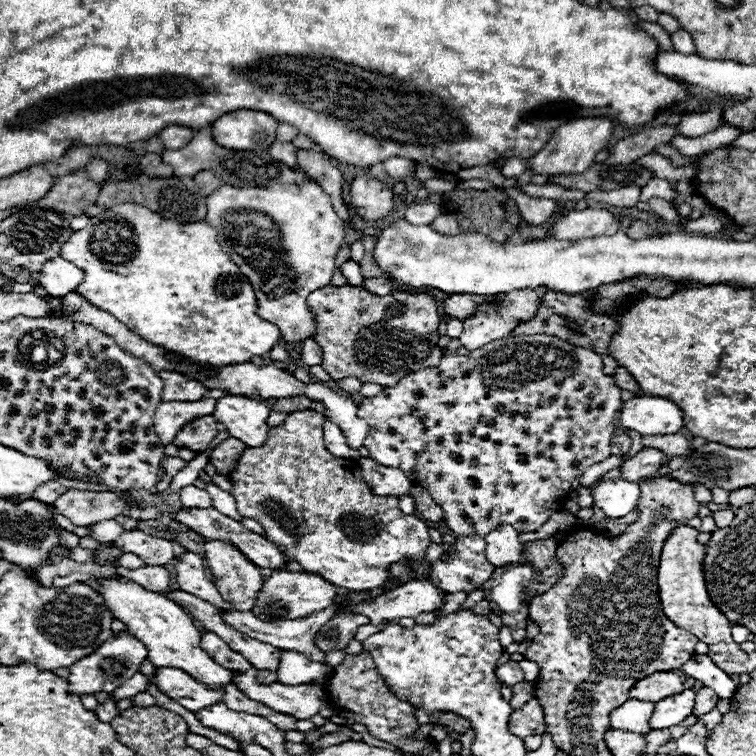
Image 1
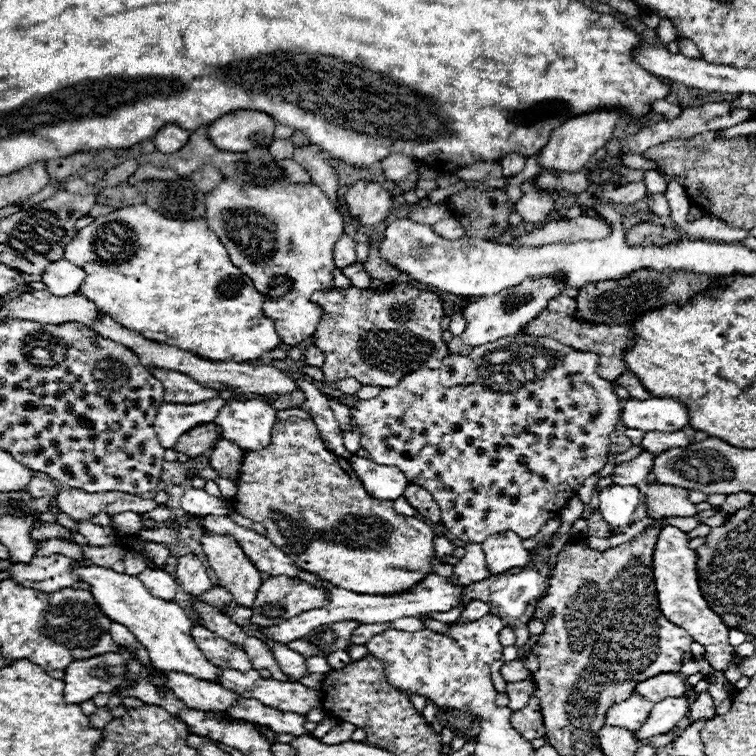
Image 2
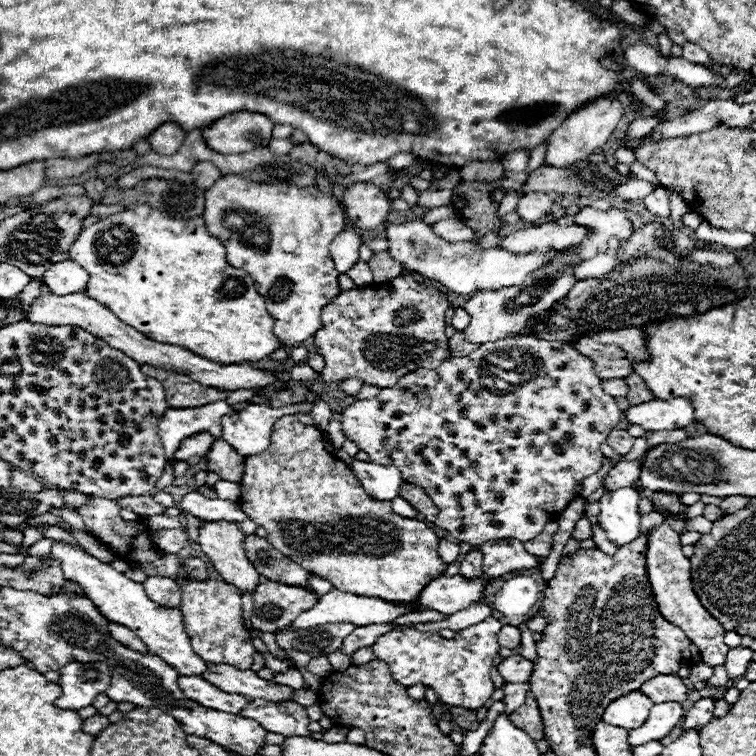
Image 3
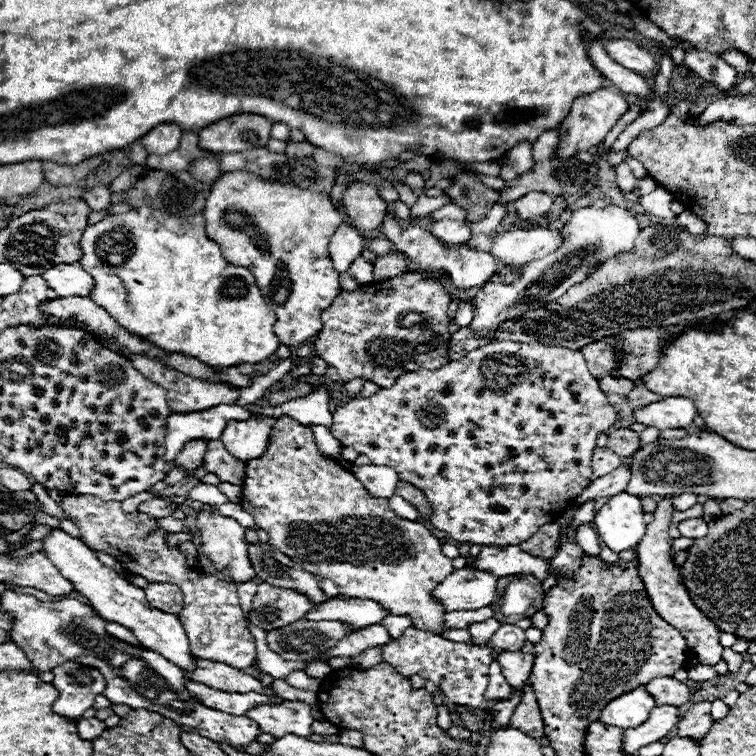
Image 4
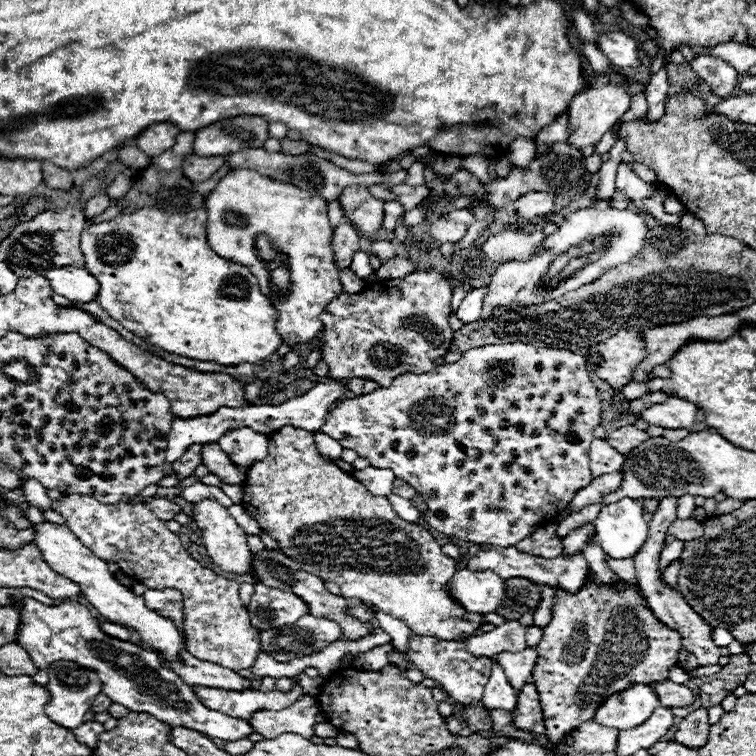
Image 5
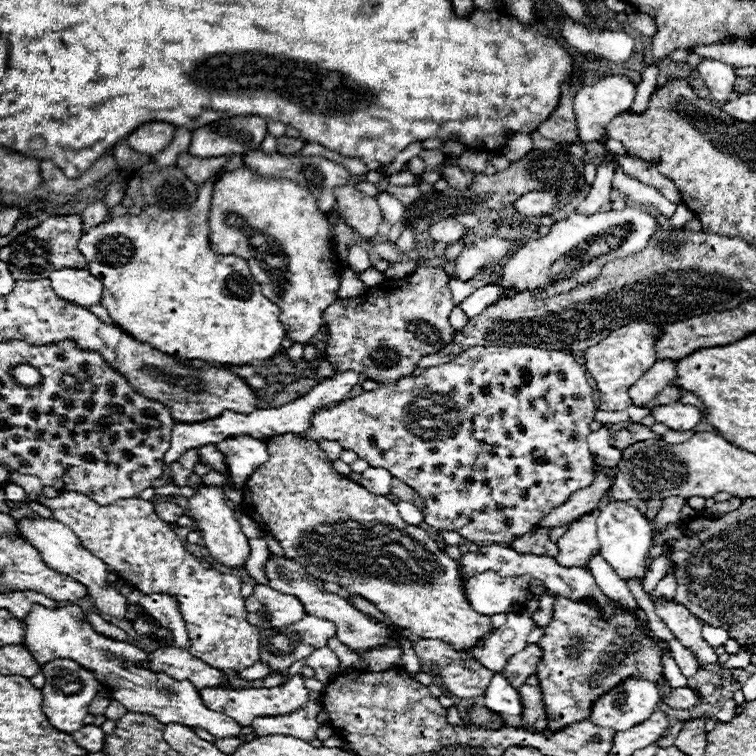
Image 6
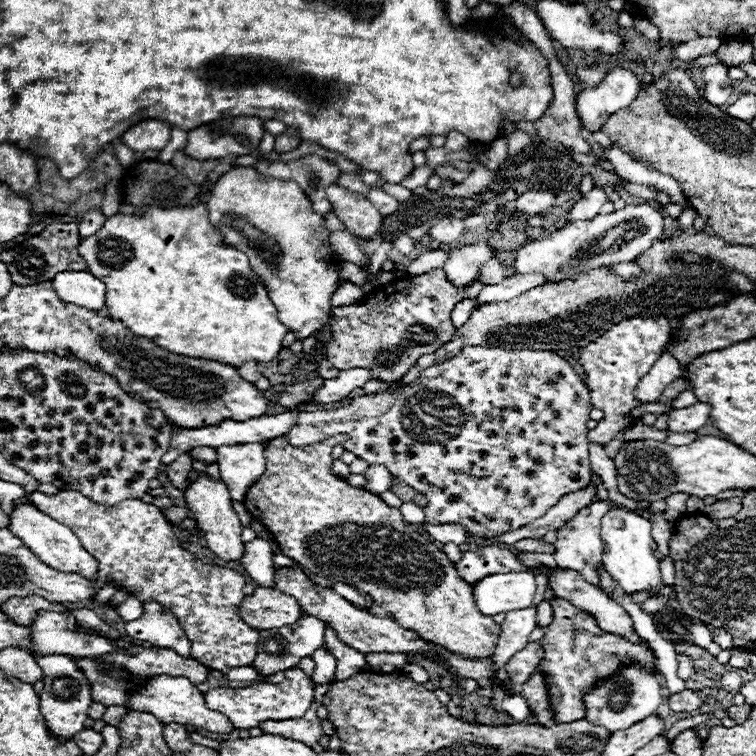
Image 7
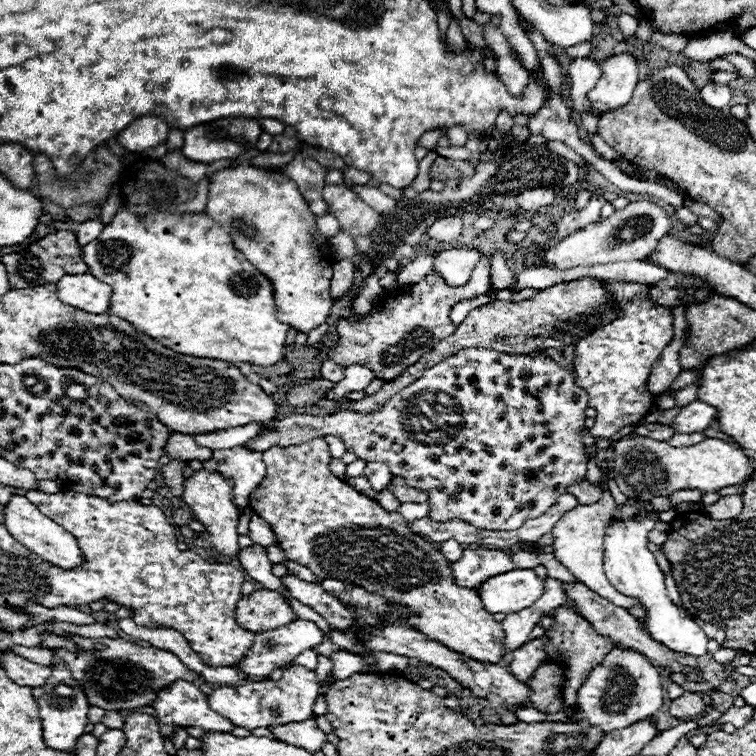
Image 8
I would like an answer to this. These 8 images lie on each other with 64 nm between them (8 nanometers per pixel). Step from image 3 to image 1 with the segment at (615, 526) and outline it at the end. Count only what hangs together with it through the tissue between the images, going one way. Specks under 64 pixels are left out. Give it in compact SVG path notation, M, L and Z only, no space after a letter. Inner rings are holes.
M620 478L610 482L600 480L592 492L592 498L608 518L624 518L636 508L640 486L636 482L626 482Z

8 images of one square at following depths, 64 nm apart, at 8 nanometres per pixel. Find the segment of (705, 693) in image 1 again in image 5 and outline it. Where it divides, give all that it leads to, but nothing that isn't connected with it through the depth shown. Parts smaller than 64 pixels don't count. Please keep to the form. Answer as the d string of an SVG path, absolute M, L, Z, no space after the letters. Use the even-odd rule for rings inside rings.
M696 710L696 712L690 712L680 724L678 724L678 730L676 730L676 736L674 740L692 748L692 750L700 750L706 740L708 740L708 710Z

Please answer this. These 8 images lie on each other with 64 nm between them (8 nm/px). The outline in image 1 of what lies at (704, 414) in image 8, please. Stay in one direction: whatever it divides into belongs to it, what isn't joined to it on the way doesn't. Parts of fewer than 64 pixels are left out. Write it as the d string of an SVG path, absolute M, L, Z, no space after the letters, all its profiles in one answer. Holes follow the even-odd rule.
M640 396L626 400L618 420L624 428L648 434L676 434L684 428L682 410L668 398Z

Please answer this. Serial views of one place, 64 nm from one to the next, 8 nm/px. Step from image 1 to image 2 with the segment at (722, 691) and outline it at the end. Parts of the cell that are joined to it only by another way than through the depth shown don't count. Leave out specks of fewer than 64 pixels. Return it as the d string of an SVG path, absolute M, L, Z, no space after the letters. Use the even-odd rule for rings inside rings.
M690 660L690 662L682 664L682 668L680 668L680 674L682 674L684 678L688 678L688 676L692 676L692 674L700 672L700 670L706 670L706 672L710 672L710 674L714 672L706 660Z

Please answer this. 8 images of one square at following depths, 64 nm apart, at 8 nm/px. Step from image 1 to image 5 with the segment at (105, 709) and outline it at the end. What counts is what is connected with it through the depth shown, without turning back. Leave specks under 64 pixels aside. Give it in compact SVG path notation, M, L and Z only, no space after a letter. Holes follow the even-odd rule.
M84 722L84 724L80 724L74 730L74 736L76 736L76 740L80 744L90 746L94 750L98 746L98 738L100 738L102 732L104 732L104 726L102 724L98 724L98 722Z

